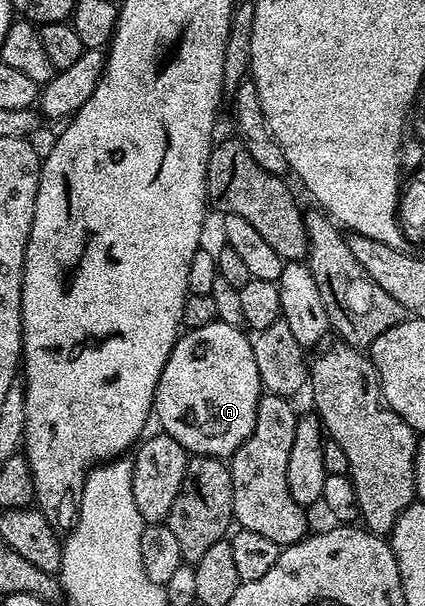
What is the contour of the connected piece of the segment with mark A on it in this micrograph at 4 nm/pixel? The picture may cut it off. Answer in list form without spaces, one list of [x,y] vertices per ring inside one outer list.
[[[219,319],[214,324],[188,329],[178,335],[167,358],[167,366],[163,366],[163,374],[159,374],[153,399],[155,420],[161,423],[160,431],[164,435],[175,438],[175,442],[179,442],[179,446],[192,455],[232,457],[233,451],[253,432],[263,387],[255,364],[253,341],[243,333],[241,328],[224,324]]]

